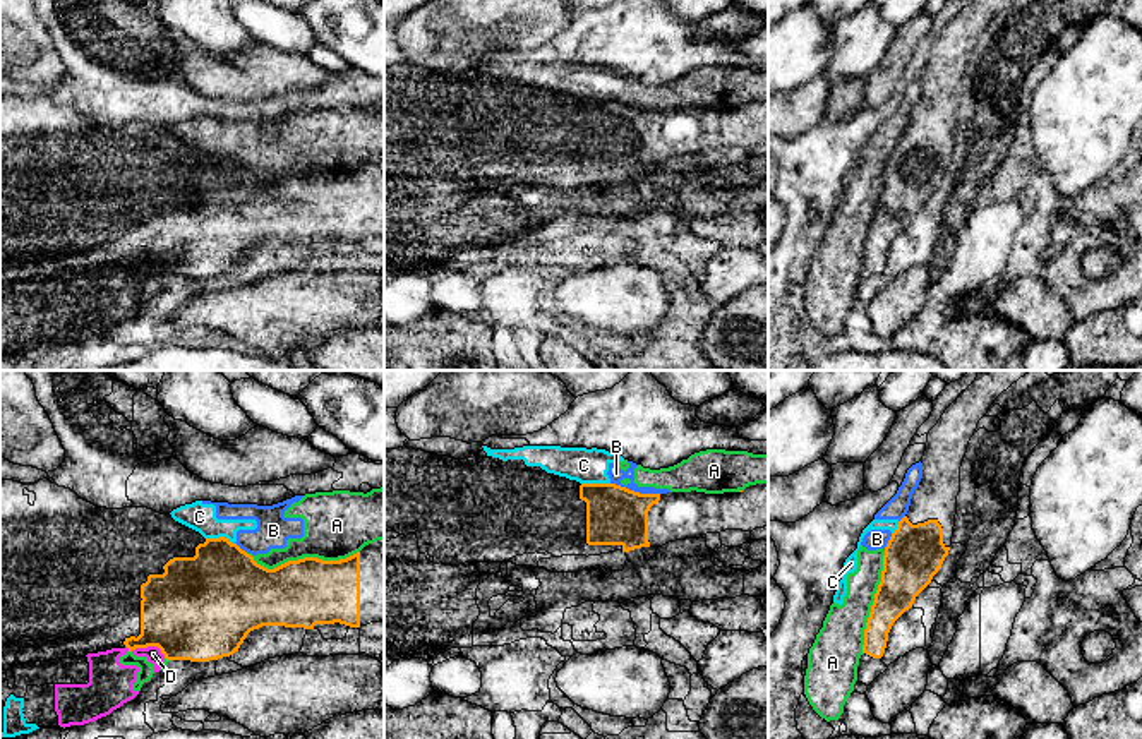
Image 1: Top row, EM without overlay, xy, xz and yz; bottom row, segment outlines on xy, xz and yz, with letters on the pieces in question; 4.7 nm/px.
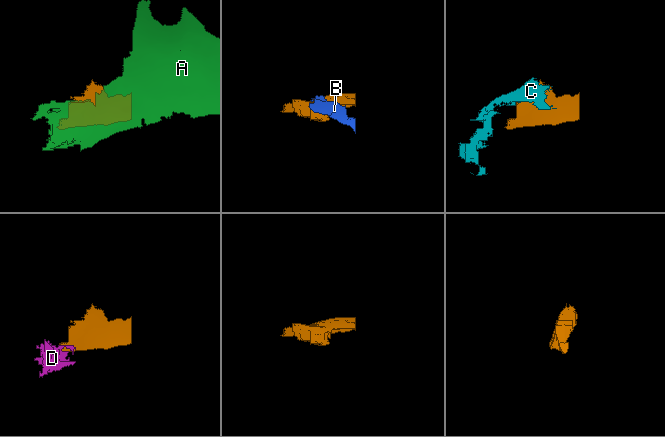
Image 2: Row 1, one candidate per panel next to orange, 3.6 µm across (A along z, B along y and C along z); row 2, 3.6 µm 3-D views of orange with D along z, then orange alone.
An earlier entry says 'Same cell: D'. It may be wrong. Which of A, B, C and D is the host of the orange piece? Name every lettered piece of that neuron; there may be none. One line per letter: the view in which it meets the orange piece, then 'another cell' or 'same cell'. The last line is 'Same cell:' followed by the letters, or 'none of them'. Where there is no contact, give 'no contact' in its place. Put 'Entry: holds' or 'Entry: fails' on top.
Entry: fails
A: meets orange in xy; another cell
B: meets orange in xz; another cell
C: meets orange in xy; another cell
D: meets orange in xy; another cell
Same cell: none of them

